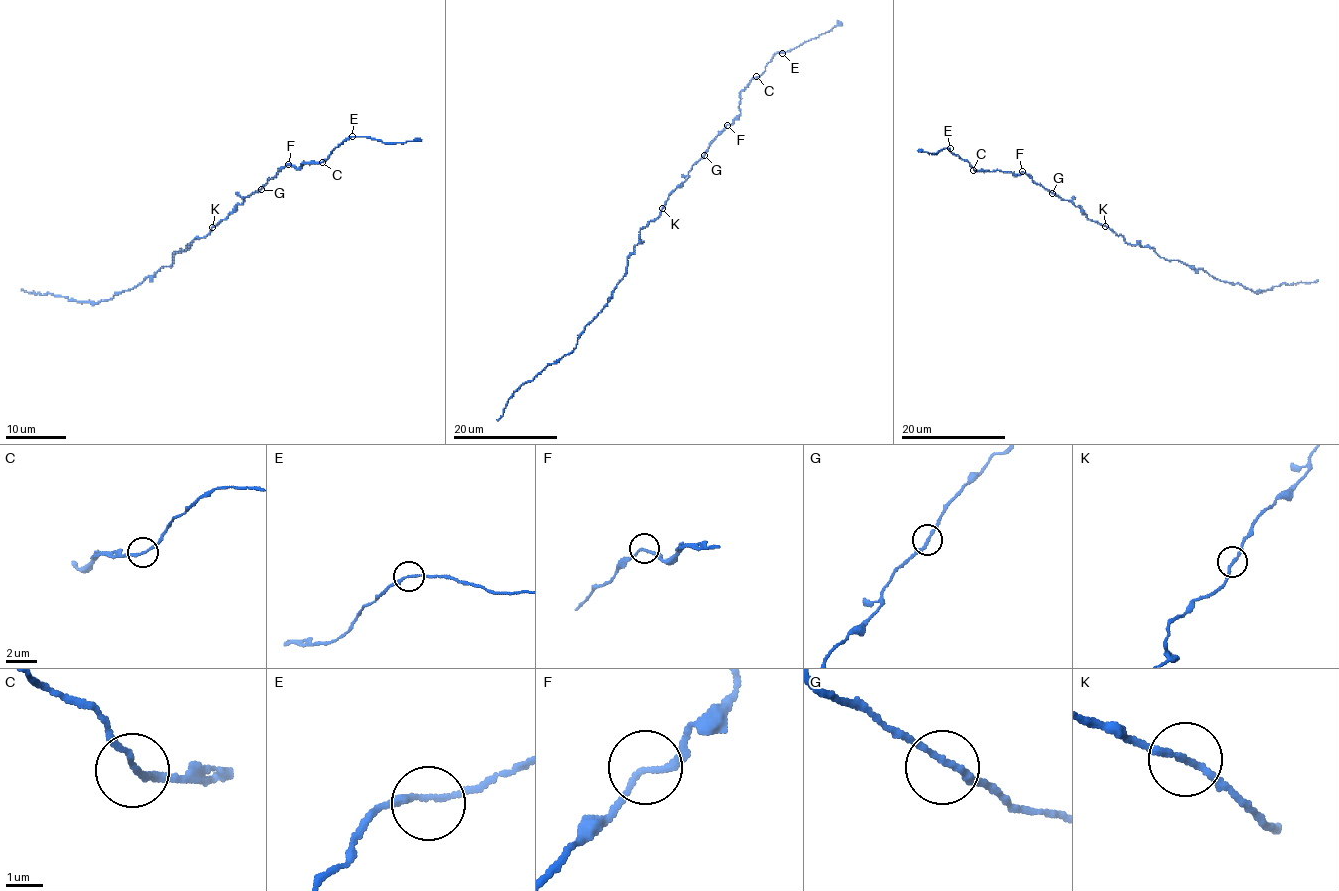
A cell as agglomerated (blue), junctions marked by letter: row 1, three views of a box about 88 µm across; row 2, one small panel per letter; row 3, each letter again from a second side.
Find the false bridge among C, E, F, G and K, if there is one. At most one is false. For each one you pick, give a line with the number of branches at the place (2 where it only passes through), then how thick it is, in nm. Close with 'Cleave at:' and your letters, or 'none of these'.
Cleave at: none of these

